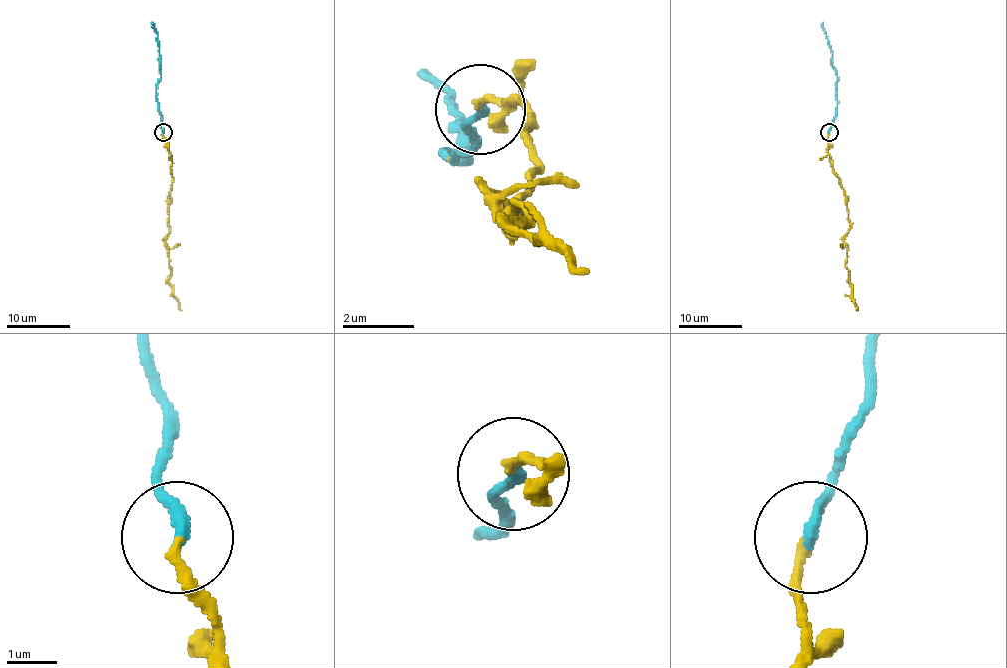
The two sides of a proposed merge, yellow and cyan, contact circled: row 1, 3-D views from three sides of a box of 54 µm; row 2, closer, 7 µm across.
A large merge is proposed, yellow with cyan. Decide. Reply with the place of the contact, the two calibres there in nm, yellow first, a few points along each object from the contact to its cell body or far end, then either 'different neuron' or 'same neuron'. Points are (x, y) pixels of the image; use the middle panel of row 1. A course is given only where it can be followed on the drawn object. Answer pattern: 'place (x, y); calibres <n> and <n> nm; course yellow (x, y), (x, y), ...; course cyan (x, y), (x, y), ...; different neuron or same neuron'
place (480, 109); calibres 170 and 260 nm; course yellow (478, 103), (532, 121), (541, 166), (505, 229), (496, 193), (505, 211), (514, 202), (514, 229), (586, 274); course cyan (478, 112), (460, 157), (442, 157), (469, 157), (451, 94), (415, 76); same neuron

